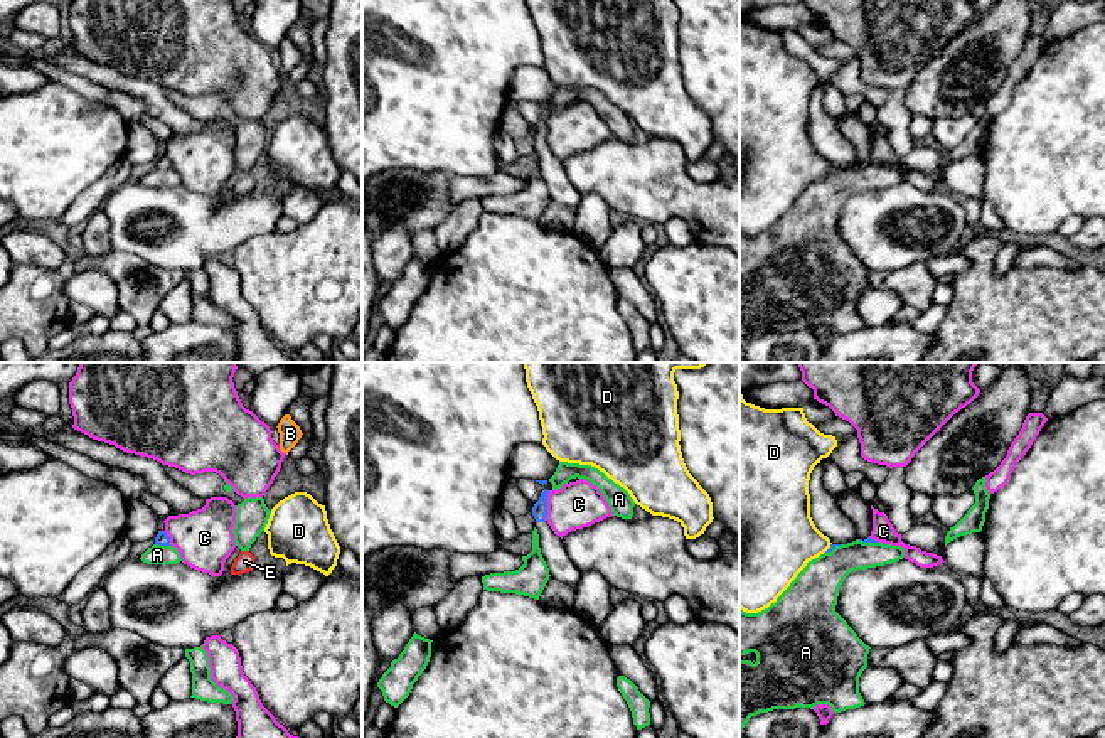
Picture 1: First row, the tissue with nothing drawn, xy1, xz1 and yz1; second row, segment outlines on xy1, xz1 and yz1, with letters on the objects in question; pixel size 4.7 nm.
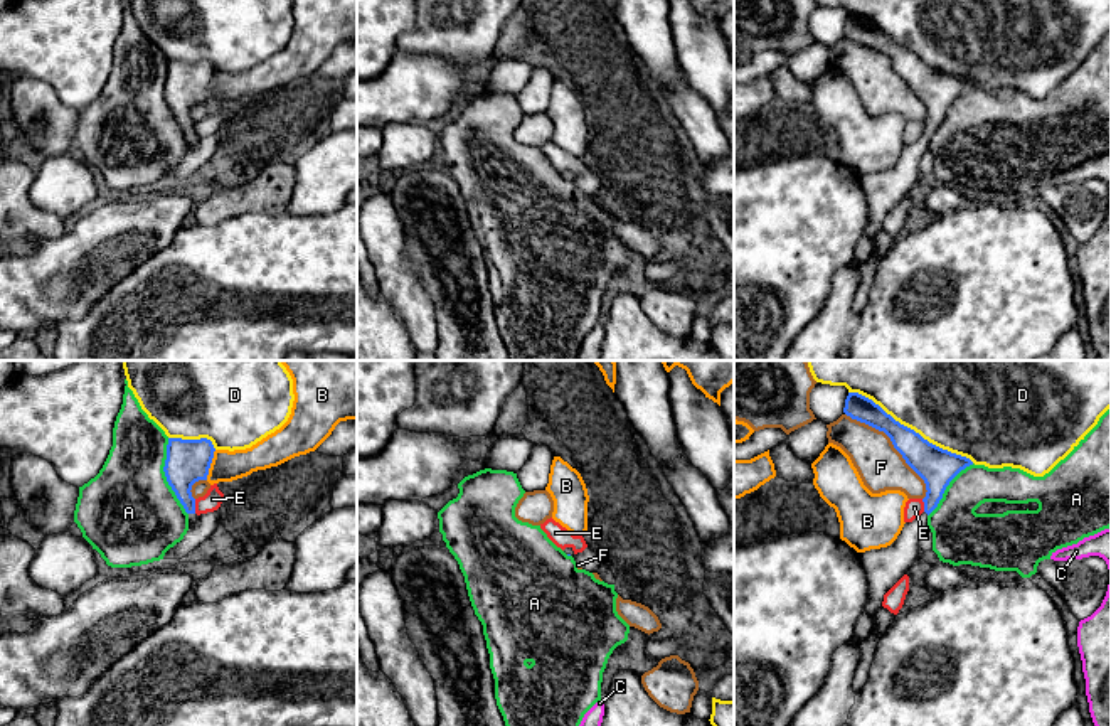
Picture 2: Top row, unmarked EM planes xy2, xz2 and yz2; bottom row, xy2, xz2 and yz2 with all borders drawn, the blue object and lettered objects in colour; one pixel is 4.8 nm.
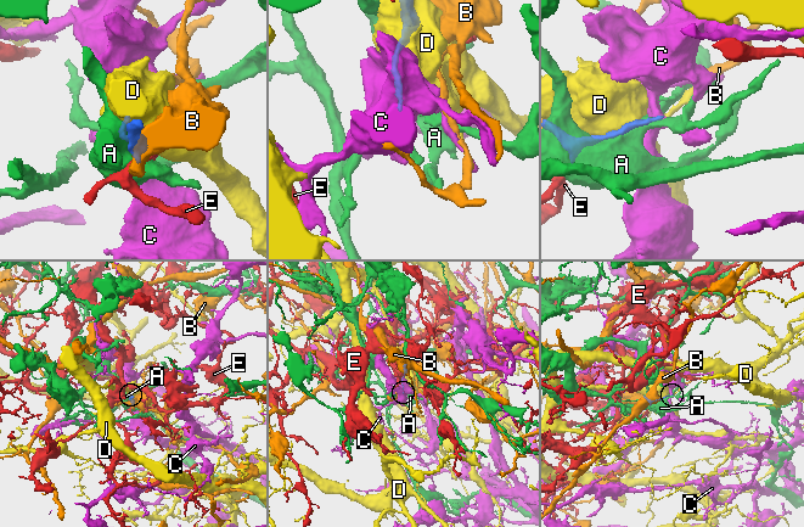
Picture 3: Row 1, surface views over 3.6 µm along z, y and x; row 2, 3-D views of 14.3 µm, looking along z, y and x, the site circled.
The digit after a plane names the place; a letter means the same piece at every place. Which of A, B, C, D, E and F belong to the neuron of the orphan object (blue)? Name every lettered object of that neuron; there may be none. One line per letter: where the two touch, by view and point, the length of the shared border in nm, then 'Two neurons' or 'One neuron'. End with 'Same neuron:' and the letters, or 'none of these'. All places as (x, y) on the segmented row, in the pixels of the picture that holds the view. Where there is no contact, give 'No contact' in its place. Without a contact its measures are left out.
A: Touches blue at xy2 (165, 475). Shared border 380 nm. Two neurons
B: Touches blue at xy2 (209, 465). Shared border 150 nm. Two neurons
C: Touches blue at xz1 (546, 506). Shared border 150 nm. Two neurons
D: Touches blue at yz2 (909, 428). Shared border 700 nm. Two neurons
E: Touches blue at xy2 (194, 506). Shared border 70 nm. Two neurons
F: Touches blue at yz2 (894, 447). Shared border 550 nm. Two neurons
Same neuron: none of these

